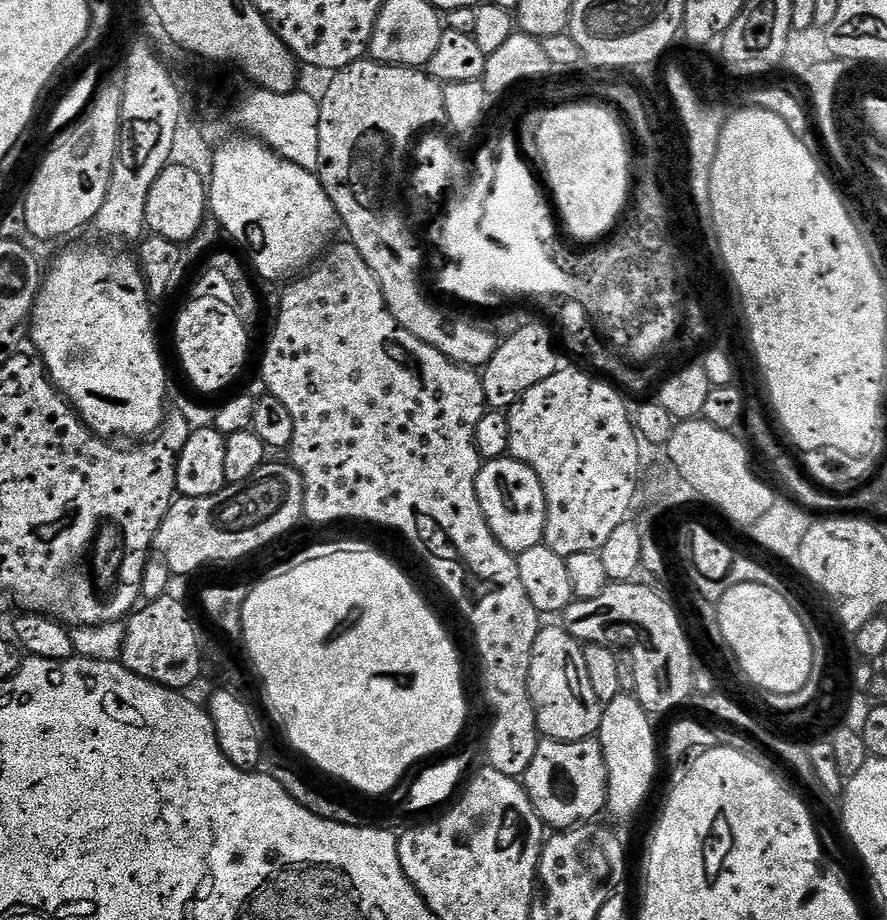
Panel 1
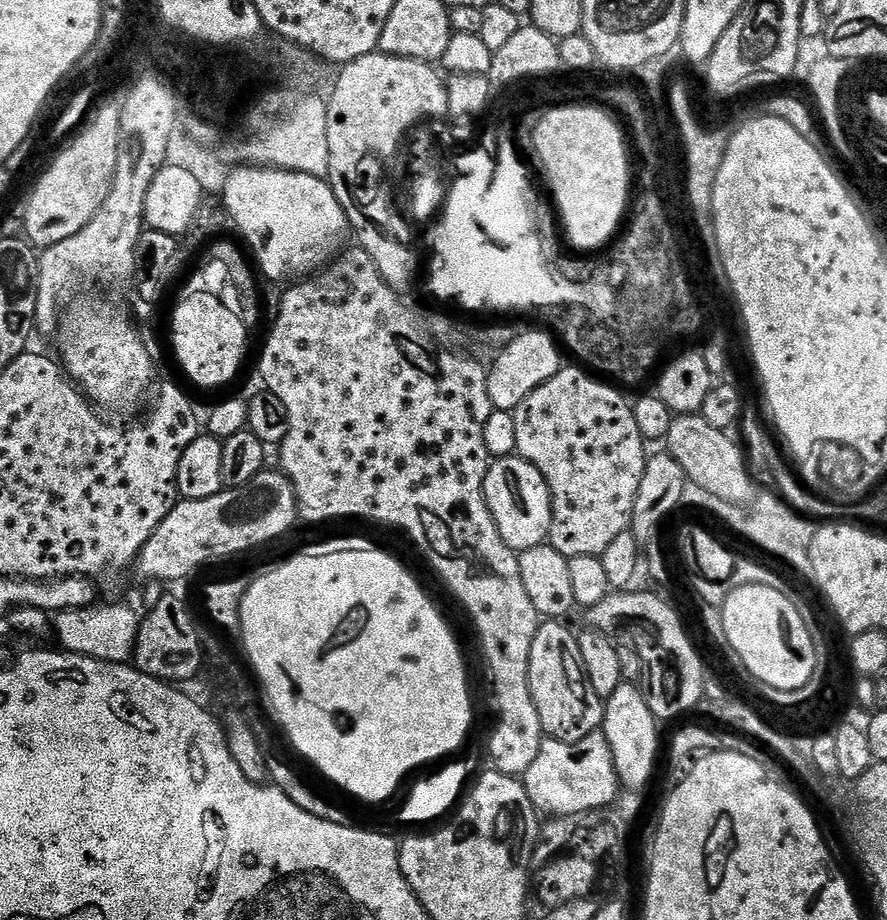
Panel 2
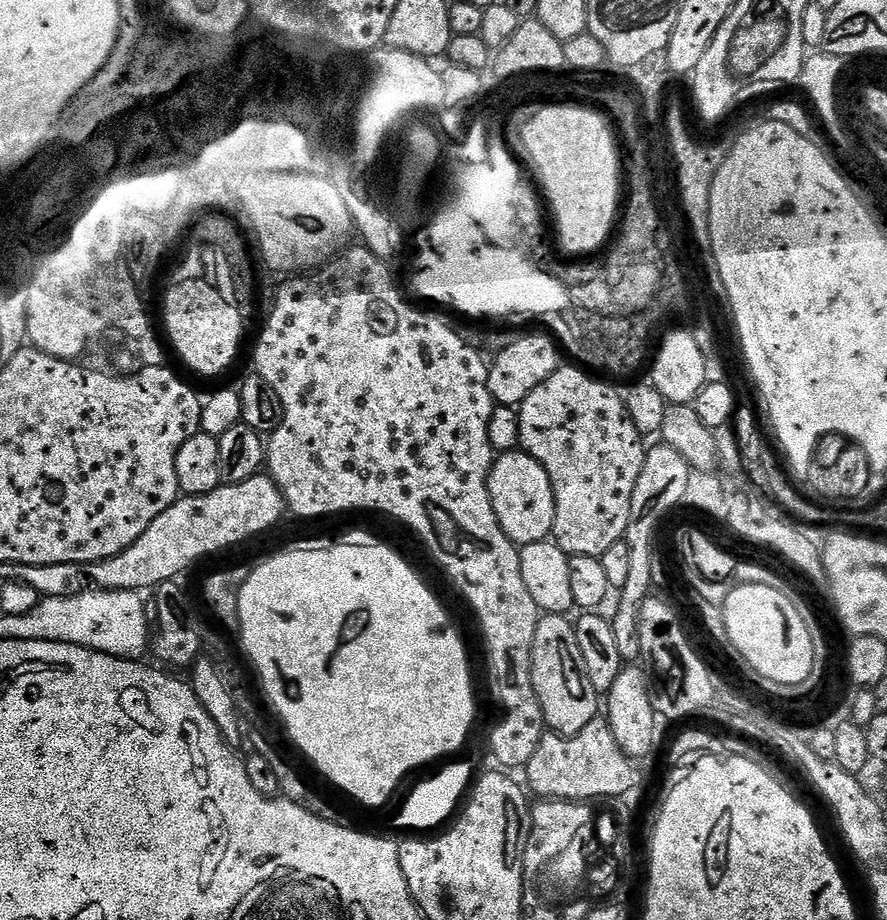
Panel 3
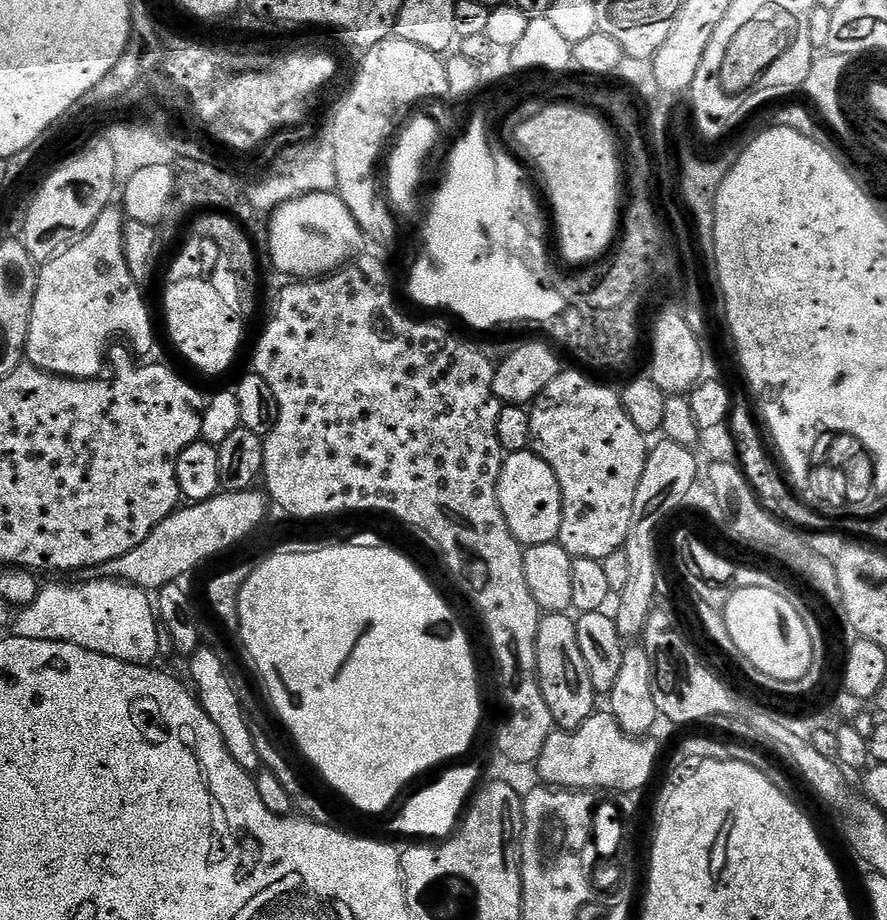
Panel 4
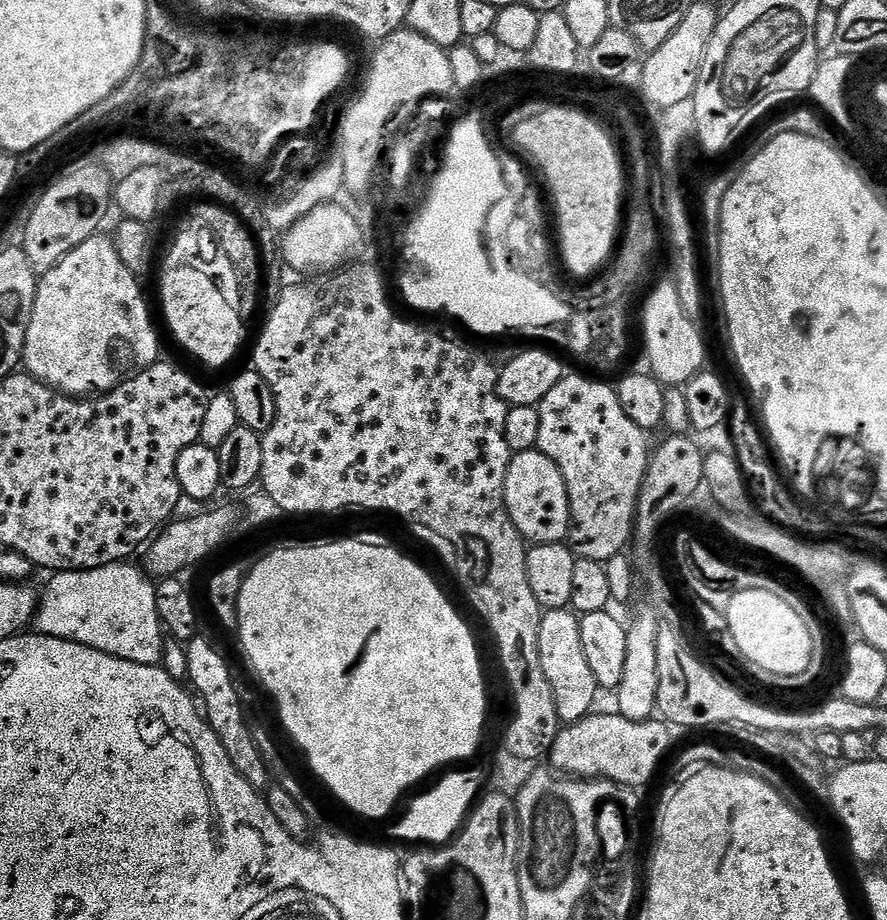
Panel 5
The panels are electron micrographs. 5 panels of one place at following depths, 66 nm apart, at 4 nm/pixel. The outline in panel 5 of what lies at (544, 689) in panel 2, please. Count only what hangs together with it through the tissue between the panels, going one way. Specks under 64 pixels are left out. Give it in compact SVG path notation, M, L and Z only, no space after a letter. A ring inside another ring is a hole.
M571 607L550 608L541 615L538 626L538 654L546 680L550 682L550 690L554 694L554 704L558 706L561 721L564 724L573 724L589 716L597 707L595 704L598 689L582 647L580 616Z

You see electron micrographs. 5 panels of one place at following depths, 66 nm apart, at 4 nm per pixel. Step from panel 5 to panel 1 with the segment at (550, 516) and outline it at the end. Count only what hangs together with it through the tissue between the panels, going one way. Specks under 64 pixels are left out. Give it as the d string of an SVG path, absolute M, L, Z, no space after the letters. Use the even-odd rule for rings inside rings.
M506 455L501 460L489 460L481 463L480 473L476 479L478 490L478 506L482 506L482 514L498 542L507 552L519 554L522 550L530 550L530 546L538 546L544 542L546 526L546 494L542 494L542 482L530 466L513 460Z

